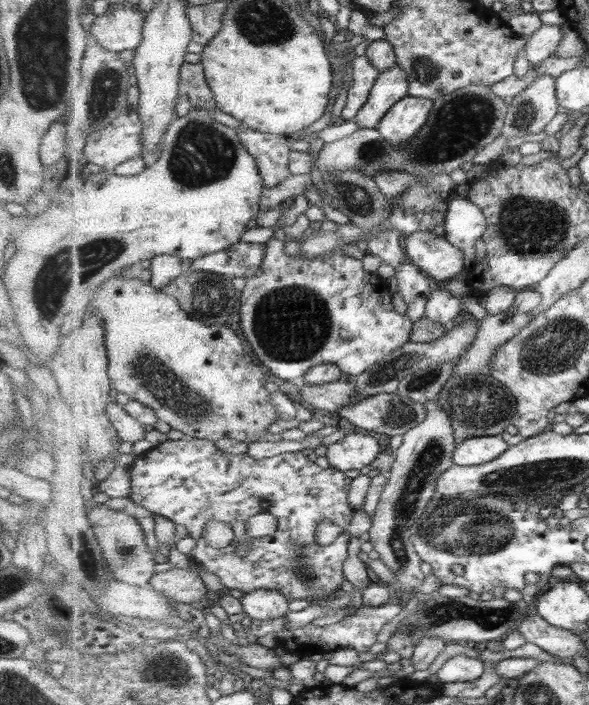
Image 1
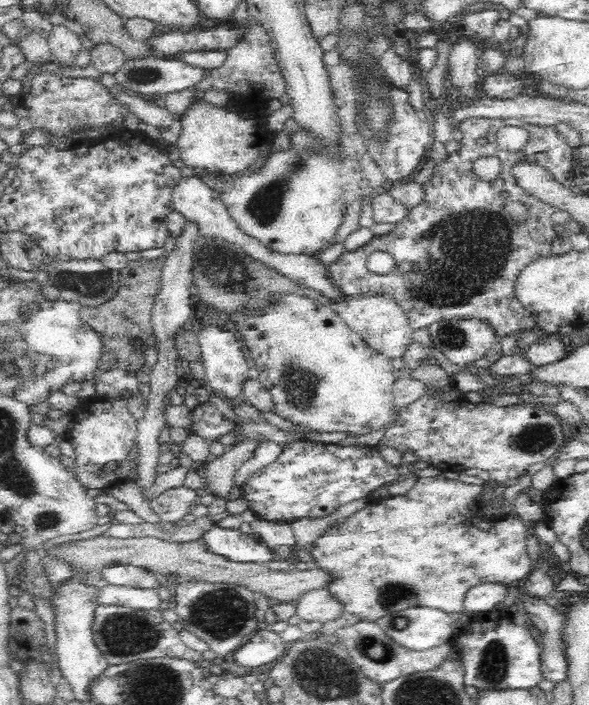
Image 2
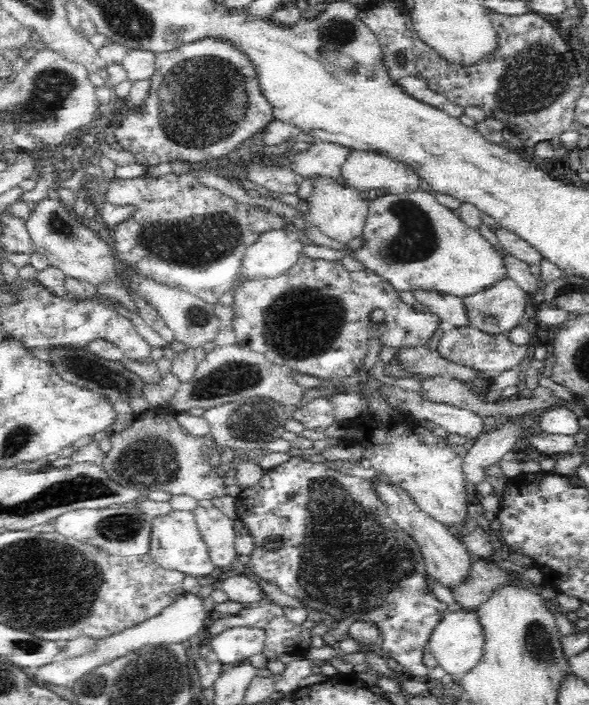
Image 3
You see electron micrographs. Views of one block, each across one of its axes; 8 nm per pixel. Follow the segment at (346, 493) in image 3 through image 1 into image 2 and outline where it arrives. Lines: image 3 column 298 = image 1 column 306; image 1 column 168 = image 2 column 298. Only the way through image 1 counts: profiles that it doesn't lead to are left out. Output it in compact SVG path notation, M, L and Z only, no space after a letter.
M295 441L284 445L282 455L273 464L248 478L241 486L241 497L257 518L292 523L302 517L328 516L339 506L360 500L382 484L397 482L398 478L398 468L385 461L378 447L355 441L352 446Z

